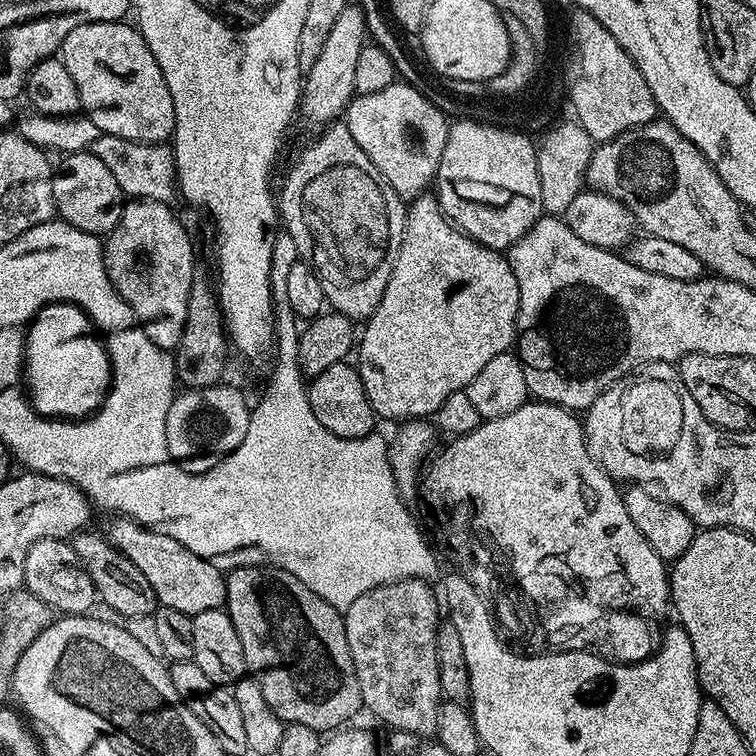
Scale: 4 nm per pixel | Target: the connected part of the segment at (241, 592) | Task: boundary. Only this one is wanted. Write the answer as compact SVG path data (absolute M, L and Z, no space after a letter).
M251 564L249 568L234 568L227 573L224 586L224 603L230 622L234 622L234 630L238 630L238 642L242 642L242 658L247 675L255 679L256 685L259 686L262 695L266 698L266 702L270 702L270 710L274 710L274 714L278 714L278 718L285 724L310 726L310 730L328 734L341 726L347 725L351 721L348 719L356 711L361 711L362 694L358 686L358 674L354 674L354 658L350 658L350 642L346 642L346 626L341 609L330 606L330 602L322 602L322 598L318 598L318 594L314 594L314 590L302 586L302 582L298 582L298 578L294 578L294 574L290 574L281 568L258 564Z

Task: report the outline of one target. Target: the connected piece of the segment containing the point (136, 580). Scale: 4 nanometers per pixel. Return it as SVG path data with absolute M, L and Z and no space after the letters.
M88 531L77 532L71 537L70 543L82 566L89 572L97 597L102 602L104 599L106 607L113 608L118 615L124 616L120 618L151 616L158 607L158 601L142 570L138 570L138 566L134 566L134 562L130 562L130 558L126 558L126 554L119 552L103 535L95 536Z

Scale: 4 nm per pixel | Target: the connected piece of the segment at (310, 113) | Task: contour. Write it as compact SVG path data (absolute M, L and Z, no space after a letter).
M349 2L334 22L334 27L326 38L326 46L322 46L322 54L318 54L318 62L314 62L314 66L306 73L298 105L302 116L304 112L306 119L313 120L319 126L327 126L345 115L348 103L357 95L354 66L358 66L358 54L362 54L365 43L363 10L359 3Z

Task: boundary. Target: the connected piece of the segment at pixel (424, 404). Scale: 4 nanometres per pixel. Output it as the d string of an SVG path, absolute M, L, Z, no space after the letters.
M435 195L417 196L406 208L402 246L382 302L378 302L376 312L363 325L364 333L358 336L358 371L377 417L395 422L431 417L450 394L465 391L490 358L513 347L517 318L518 278L514 278L507 255L461 232L441 212Z

